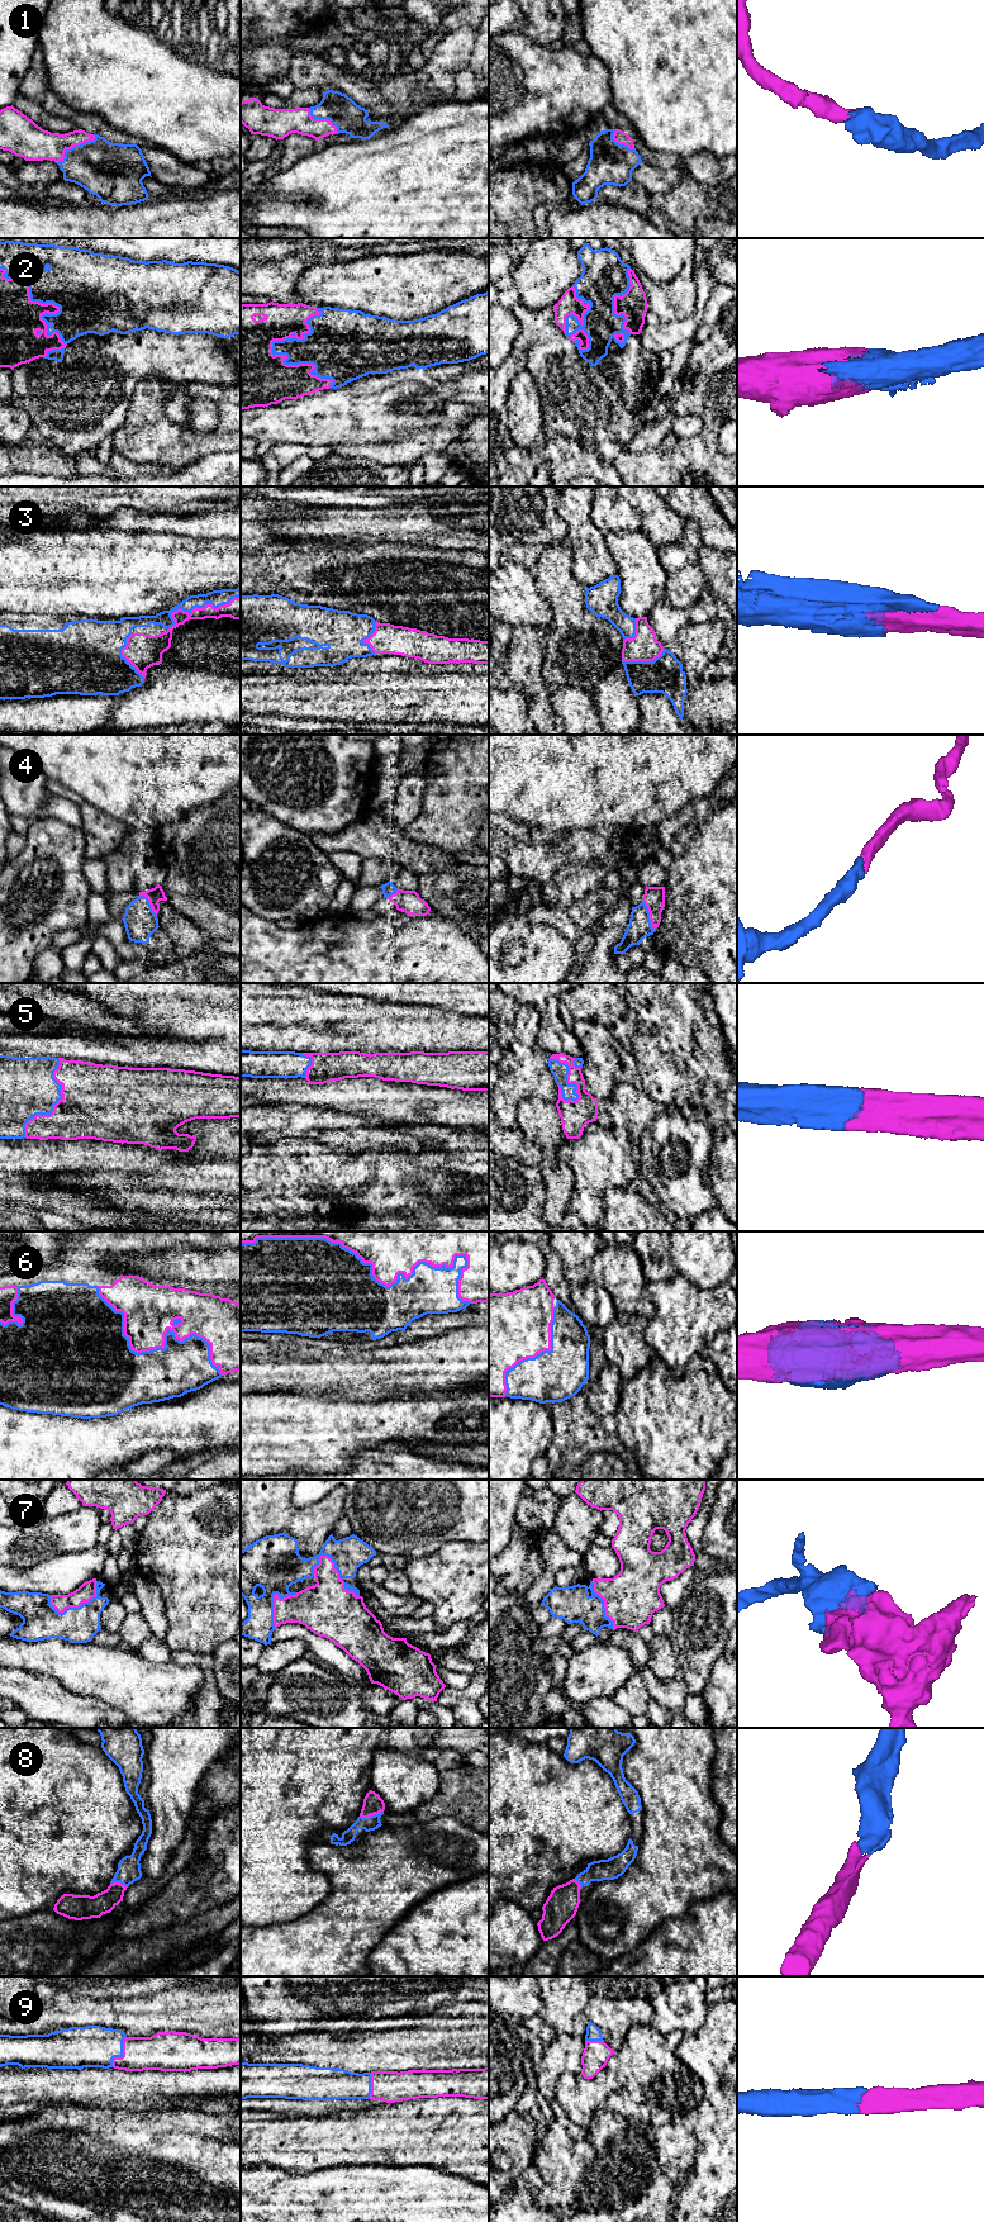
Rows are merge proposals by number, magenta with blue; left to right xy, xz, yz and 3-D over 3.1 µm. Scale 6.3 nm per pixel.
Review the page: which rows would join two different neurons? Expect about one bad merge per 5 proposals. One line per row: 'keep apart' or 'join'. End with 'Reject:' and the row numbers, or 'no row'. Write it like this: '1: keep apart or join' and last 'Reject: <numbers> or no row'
1: join
2: join
3: join
4: join
5: join
6: join
7: join
8: join
9: join
Reject: no row

